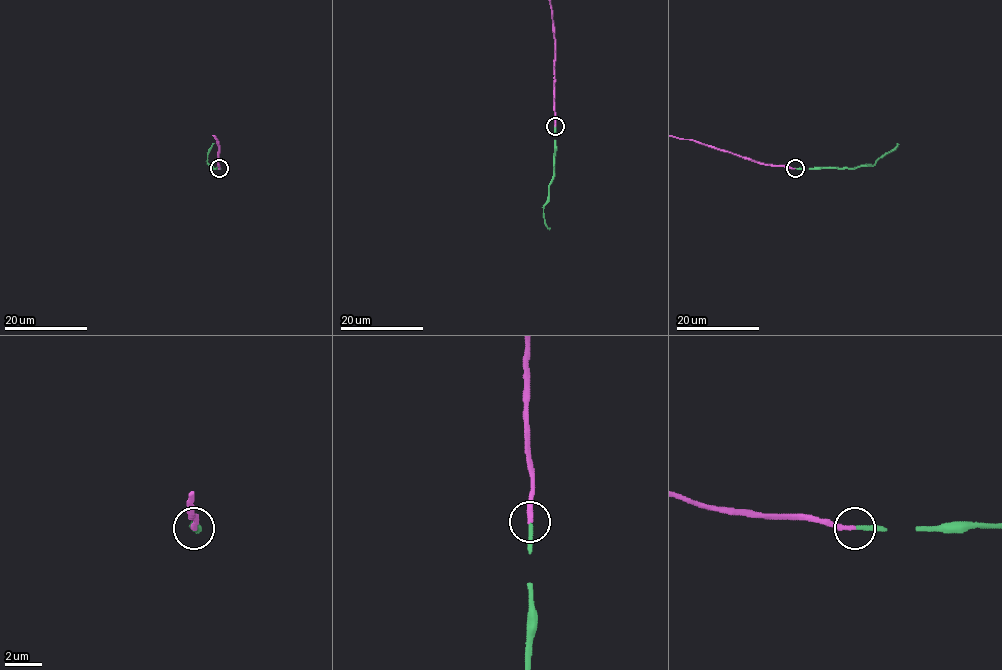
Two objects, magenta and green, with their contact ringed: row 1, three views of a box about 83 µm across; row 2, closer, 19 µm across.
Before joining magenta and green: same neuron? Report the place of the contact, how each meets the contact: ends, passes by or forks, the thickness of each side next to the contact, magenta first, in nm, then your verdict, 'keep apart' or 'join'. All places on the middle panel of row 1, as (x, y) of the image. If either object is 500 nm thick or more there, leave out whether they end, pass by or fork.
(555, 126) | magenta ends | green ends | 280/240 nm | join

